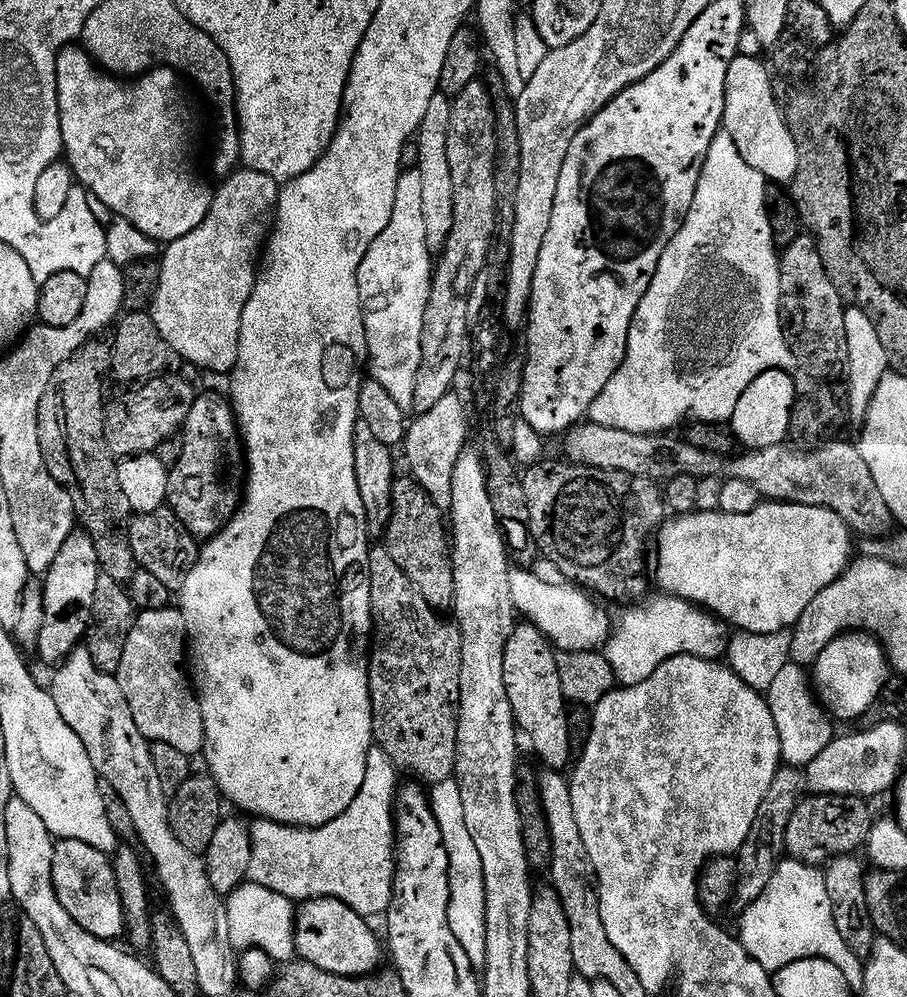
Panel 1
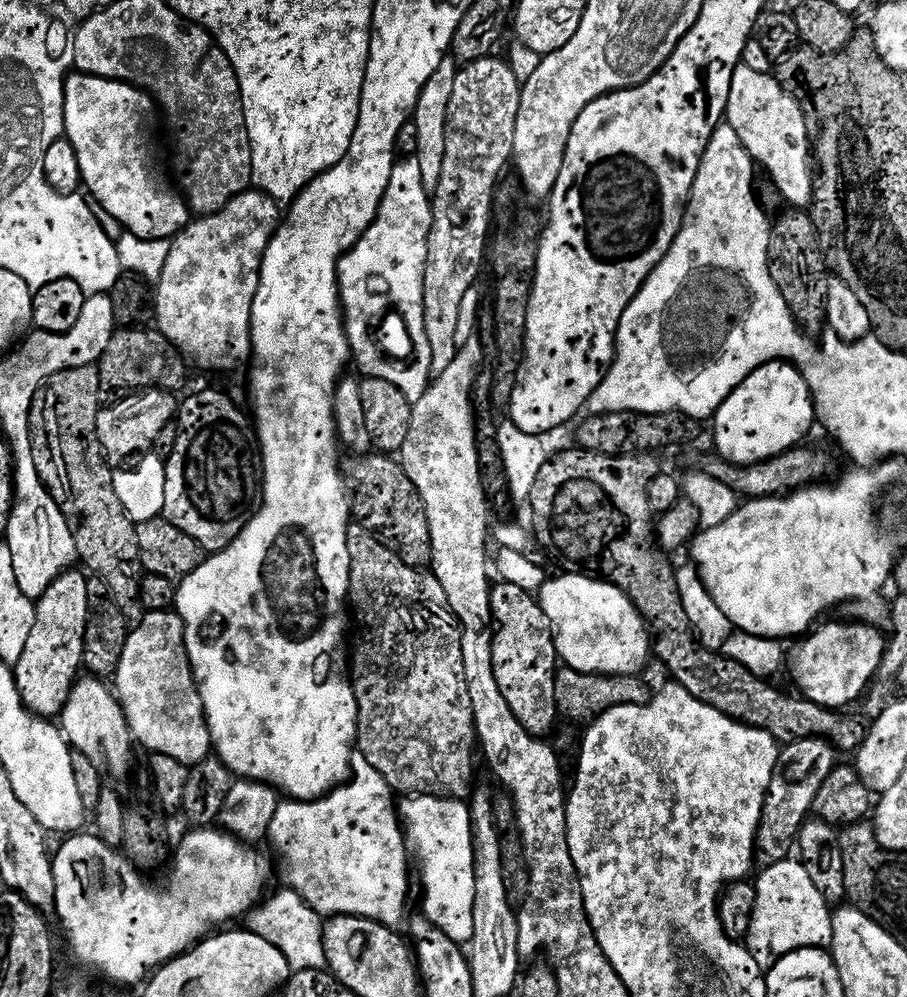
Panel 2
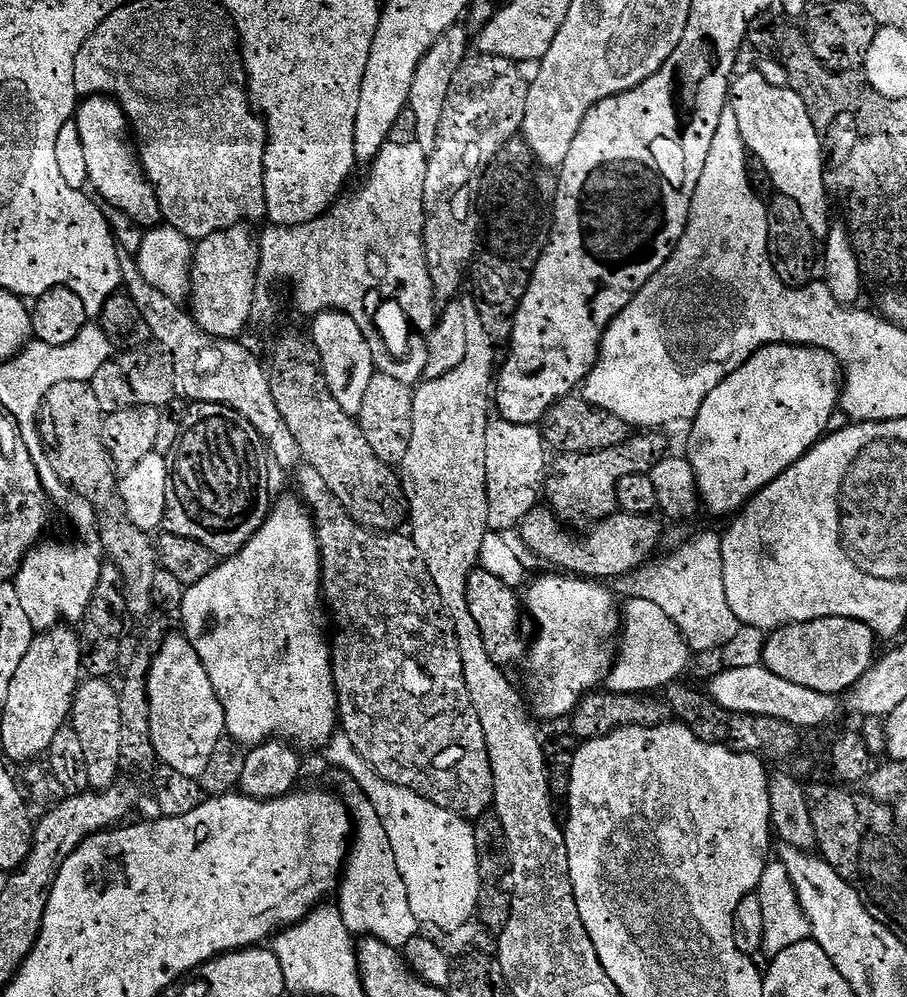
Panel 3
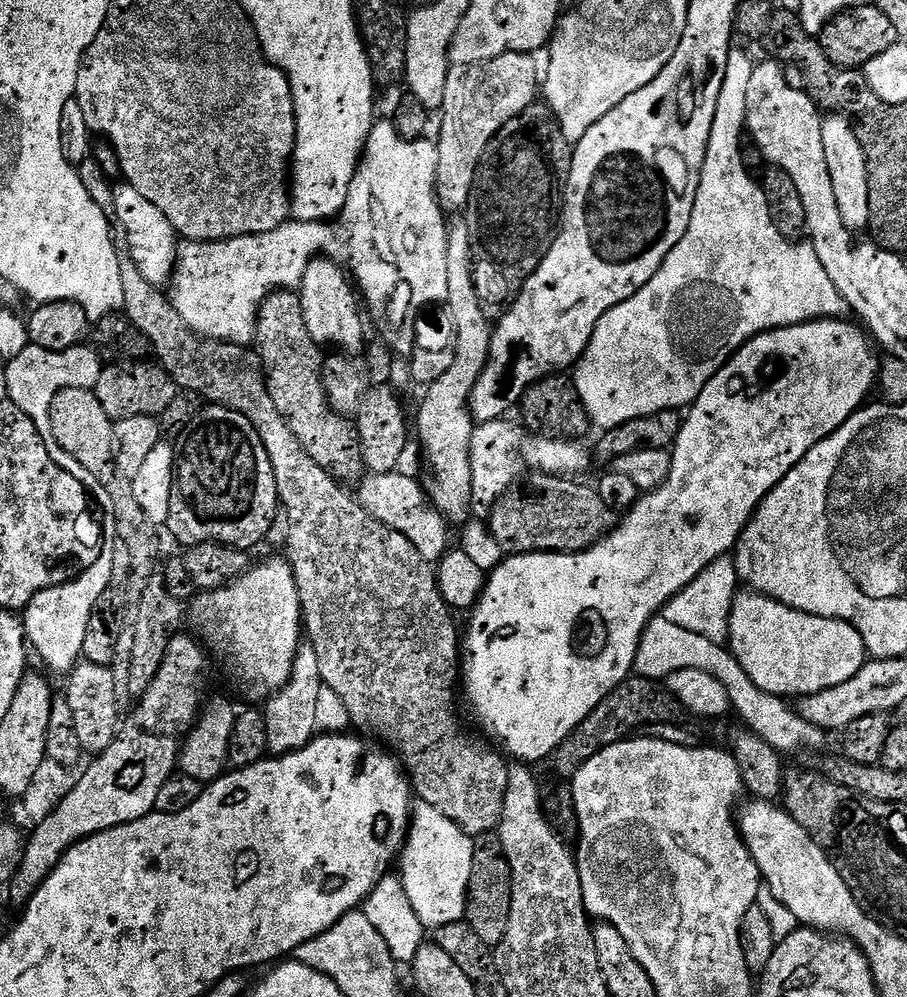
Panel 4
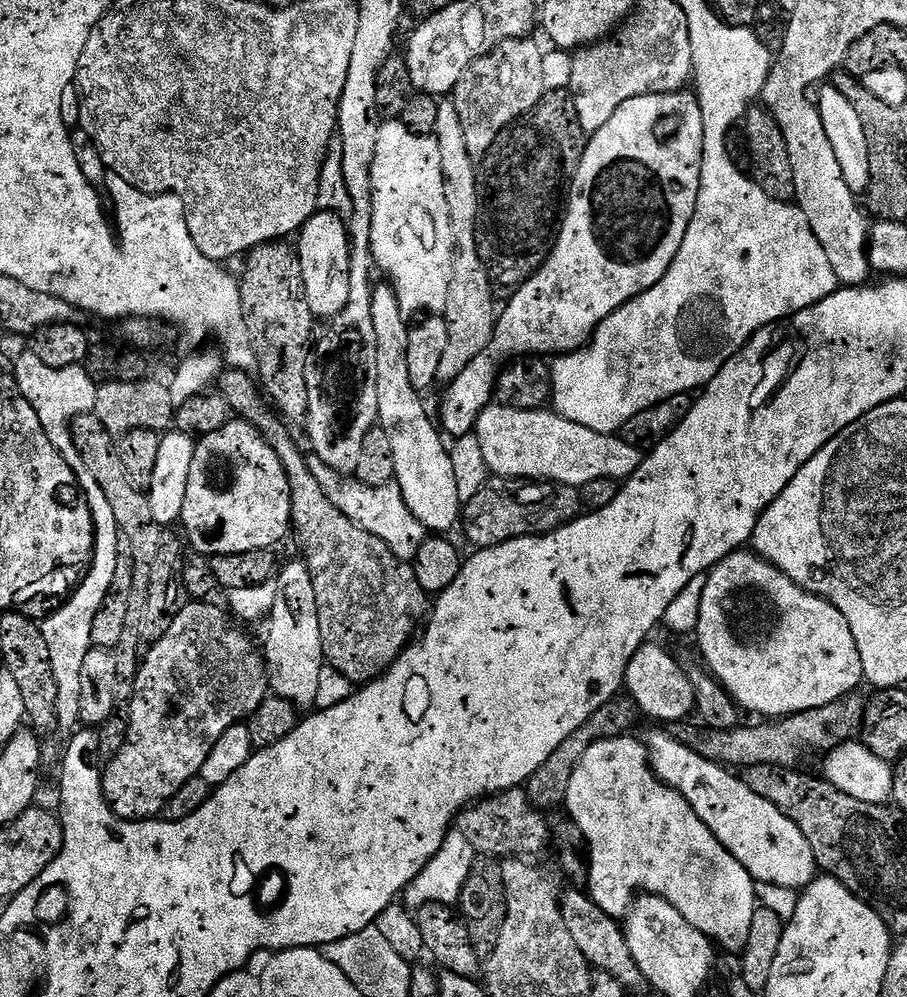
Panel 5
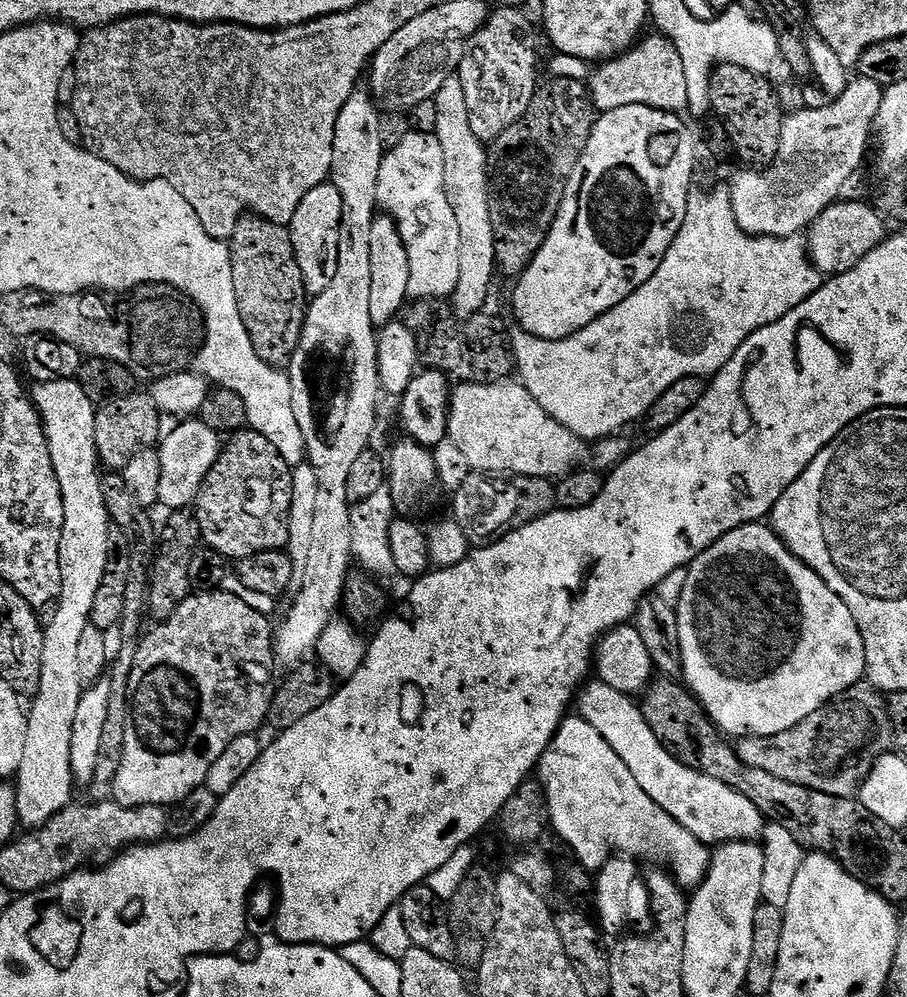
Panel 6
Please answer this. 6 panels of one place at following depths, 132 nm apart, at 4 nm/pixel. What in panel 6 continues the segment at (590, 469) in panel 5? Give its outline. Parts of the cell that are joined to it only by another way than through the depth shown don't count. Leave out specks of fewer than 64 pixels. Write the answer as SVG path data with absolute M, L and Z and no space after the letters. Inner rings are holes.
M511 379L502 380L499 384L457 383L451 389L448 401L448 439L462 450L462 457L472 472L485 474L563 478L569 472L579 469L583 465L580 463L587 461L590 456L589 445L581 436L575 436L566 430L566 426L550 418L550 414L546 414L546 410L534 402L530 390Z

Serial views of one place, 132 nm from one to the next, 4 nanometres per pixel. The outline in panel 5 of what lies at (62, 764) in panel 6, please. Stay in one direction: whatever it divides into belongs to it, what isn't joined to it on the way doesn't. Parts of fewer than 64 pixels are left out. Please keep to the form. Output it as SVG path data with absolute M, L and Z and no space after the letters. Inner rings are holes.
M24 350L20 357L17 355L14 363L20 392L26 398L26 402L34 406L34 414L38 414L38 422L42 422L46 430L46 438L54 442L62 458L66 458L66 462L72 467L76 483L79 484L80 491L83 492L84 499L92 511L94 529L94 543L90 548L92 565L89 566L84 581L77 586L76 593L69 600L65 599L42 624L46 646L50 646L50 666L54 666L54 682L58 684L56 719L61 729L63 727L75 729L80 719L78 705L82 687L82 662L92 648L94 614L98 614L106 594L113 591L114 570L118 570L118 554L122 543L120 527L118 522L114 522L114 510L110 502L106 502L106 494L102 494L102 490L94 482L94 474L90 474L90 470L82 462L72 441L70 429L76 416L95 409L98 384L90 378L87 367L78 364L65 368L46 366L46 362L42 362L42 358L38 358L38 354L34 354L31 350Z

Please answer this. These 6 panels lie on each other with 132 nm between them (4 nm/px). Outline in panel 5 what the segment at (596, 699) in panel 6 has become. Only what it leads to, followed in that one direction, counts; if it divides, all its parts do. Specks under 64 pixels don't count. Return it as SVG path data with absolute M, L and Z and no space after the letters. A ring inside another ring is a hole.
M664 730L646 733L642 743L648 750L648 762L656 776L684 795L694 814L698 814L714 838L746 866L753 880L803 890L816 879L816 859L810 842L806 842L806 834L802 834L774 802L762 798L762 794L754 794L735 771L694 754L694 750L682 746Z

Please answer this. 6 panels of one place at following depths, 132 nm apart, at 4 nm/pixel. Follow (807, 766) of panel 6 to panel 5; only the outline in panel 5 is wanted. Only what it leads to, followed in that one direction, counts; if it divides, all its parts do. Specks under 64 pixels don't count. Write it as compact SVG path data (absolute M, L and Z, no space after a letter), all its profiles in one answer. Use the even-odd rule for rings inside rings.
M849 694L814 710L796 712L793 716L776 718L771 722L760 722L757 728L706 728L699 723L677 722L667 725L666 731L682 746L694 750L694 754L732 770L763 764L794 768L801 763L799 760L804 752L827 754L839 744L855 741L864 726L865 703L863 695Z

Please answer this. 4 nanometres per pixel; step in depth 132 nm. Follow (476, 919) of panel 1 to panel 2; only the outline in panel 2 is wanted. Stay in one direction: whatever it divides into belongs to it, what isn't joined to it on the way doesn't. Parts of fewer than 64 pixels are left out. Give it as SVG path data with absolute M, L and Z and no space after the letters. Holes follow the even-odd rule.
M419 795L404 798L398 804L398 815L406 833L406 844L420 859L420 876L424 879L423 915L441 928L456 944L464 946L474 934L474 882L476 881L476 859L472 849L472 817L467 811L459 812L459 807L450 806L442 796Z

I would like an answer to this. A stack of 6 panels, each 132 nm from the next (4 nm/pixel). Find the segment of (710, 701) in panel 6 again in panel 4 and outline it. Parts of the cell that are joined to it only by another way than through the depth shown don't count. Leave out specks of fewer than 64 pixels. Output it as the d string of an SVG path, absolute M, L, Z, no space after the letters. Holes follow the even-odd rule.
M751 590L737 591L732 600L726 644L754 686L785 698L809 696L842 686L866 662L862 634L854 626L799 612Z

